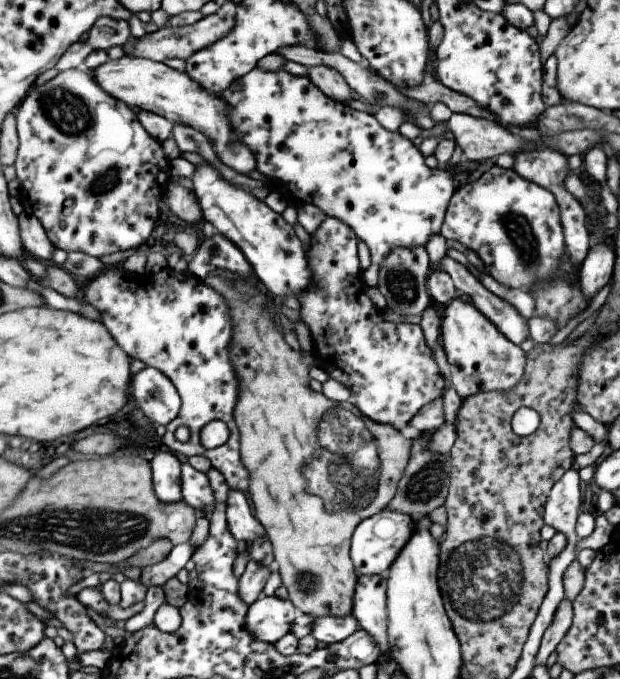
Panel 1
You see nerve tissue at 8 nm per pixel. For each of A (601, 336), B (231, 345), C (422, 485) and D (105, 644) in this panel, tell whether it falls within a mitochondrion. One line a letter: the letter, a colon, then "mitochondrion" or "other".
A: other
B: other
C: mitochondrion
D: other

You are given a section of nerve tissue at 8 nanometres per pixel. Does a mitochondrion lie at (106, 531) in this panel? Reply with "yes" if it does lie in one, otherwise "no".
yes

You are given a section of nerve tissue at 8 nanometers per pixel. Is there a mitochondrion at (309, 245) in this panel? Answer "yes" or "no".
no

